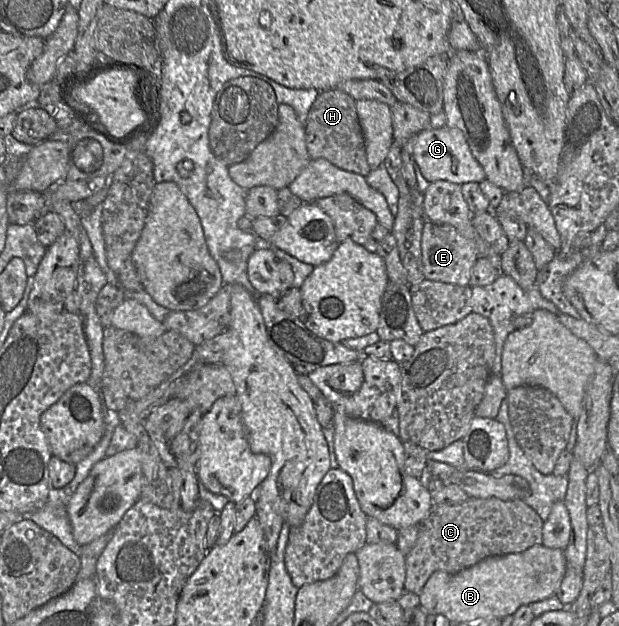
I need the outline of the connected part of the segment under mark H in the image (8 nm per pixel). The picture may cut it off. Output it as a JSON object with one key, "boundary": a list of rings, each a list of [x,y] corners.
{"boundary":[[[339,89],[321,91],[309,110],[304,130],[306,148],[311,160],[324,158],[340,169],[362,176],[367,176],[371,170],[367,163],[356,101],[347,93]]]}

